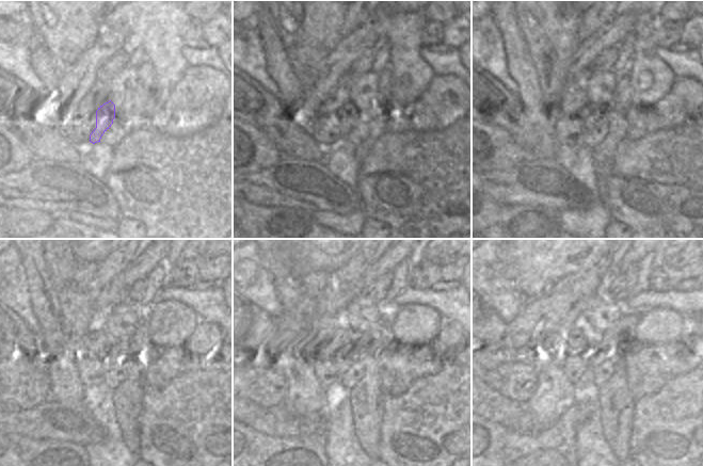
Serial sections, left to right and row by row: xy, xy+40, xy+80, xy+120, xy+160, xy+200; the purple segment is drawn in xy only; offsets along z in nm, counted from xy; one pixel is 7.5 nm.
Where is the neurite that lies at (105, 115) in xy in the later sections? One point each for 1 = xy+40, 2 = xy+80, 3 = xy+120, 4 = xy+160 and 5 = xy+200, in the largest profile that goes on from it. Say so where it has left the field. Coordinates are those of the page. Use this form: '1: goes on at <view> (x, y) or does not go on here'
1: goes on at xy+40 (348, 114)
2: goes on at xy+80 (589, 114)
3: goes on at xy+120 (122, 346)
4: goes on at xy+160 (381, 336)
5: goes on at xy+200 (613, 339)

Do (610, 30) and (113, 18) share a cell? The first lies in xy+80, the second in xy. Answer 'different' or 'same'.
different

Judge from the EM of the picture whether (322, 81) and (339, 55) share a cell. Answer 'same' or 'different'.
same

